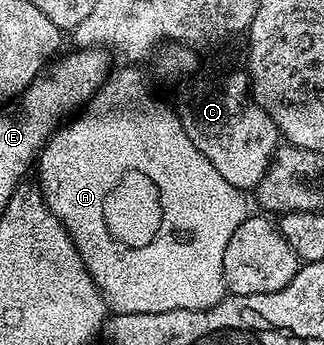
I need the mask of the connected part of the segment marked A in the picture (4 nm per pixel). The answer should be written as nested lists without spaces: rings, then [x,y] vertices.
[[[124,67],[111,74],[104,86],[93,95],[91,101],[79,110],[71,119],[65,120],[60,128],[53,132],[43,149],[38,154],[38,169],[40,165],[40,181],[38,192],[44,197],[46,207],[50,207],[53,215],[59,219],[72,236],[74,247],[113,314],[117,313],[157,313],[158,311],[178,311],[179,309],[209,309],[226,296],[224,287],[224,272],[222,271],[222,255],[226,255],[226,243],[230,243],[230,235],[238,223],[242,223],[250,215],[245,190],[236,189],[234,183],[226,183],[218,172],[190,143],[190,135],[182,127],[175,108],[163,105],[152,94],[148,81],[140,67]]]

